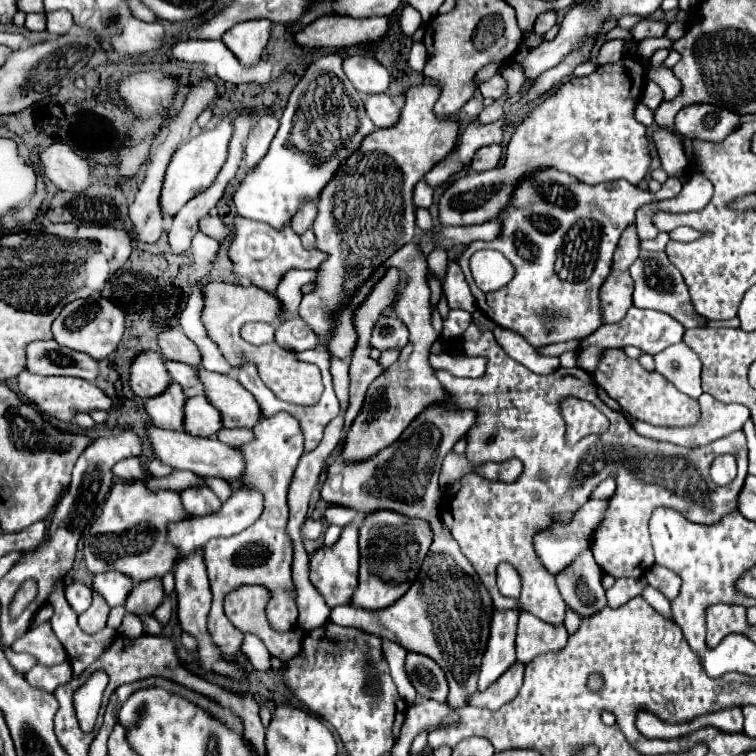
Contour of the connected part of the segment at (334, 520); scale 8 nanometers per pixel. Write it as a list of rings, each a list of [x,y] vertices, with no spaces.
[[[329,504],[325,508],[325,522],[327,524],[337,524],[337,526],[347,526],[349,522],[353,522],[357,516],[357,510],[353,508],[345,508],[345,506],[339,506],[339,504]]]

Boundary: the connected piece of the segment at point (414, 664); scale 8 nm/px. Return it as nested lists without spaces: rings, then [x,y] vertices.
[[[409,652],[405,666],[419,696],[433,698],[437,702],[447,700],[447,692],[449,692],[447,678],[437,662],[429,660],[429,656]]]

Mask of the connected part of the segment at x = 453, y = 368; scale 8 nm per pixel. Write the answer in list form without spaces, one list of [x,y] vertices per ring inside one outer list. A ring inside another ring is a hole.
[[[431,354],[429,356],[429,364],[439,370],[447,370],[453,376],[461,376],[461,378],[479,378],[485,372],[485,362],[481,358],[467,358],[461,354]]]

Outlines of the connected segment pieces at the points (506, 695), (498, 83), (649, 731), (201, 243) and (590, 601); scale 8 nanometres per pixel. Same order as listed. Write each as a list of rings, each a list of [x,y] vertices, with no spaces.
[[[515,662],[513,668],[509,668],[501,678],[497,678],[487,690],[473,694],[469,698],[469,705],[497,710],[517,696],[521,684],[523,684],[523,664]]]
[[[501,74],[493,76],[479,87],[484,98],[499,99],[507,91],[507,82]]]
[[[647,710],[637,712],[635,724],[637,724],[637,730],[647,738],[677,738],[677,736],[685,736],[687,732],[695,730],[693,720],[669,724],[665,720],[659,720],[657,716],[651,716],[651,712],[647,712]]]
[[[201,230],[197,232],[197,236],[193,236],[193,246],[191,246],[191,252],[195,256],[193,284],[197,284],[199,280],[207,280],[207,274],[211,270],[211,264],[215,260],[215,252],[217,250],[219,250],[219,242],[209,238]]]
[[[591,550],[581,552],[573,564],[561,570],[555,578],[565,604],[581,616],[591,616],[607,606],[605,590],[601,588],[601,568]]]

